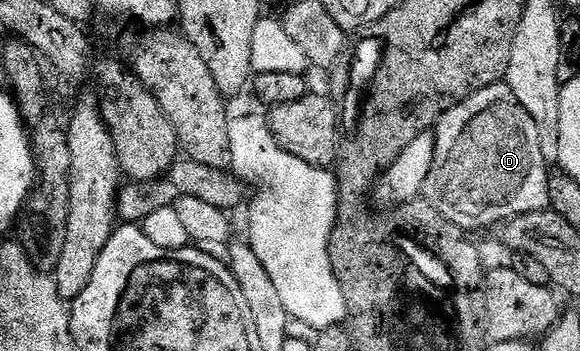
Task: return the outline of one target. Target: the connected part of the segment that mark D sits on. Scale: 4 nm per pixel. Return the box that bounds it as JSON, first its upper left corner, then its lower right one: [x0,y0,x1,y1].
[422,84,550,231]

